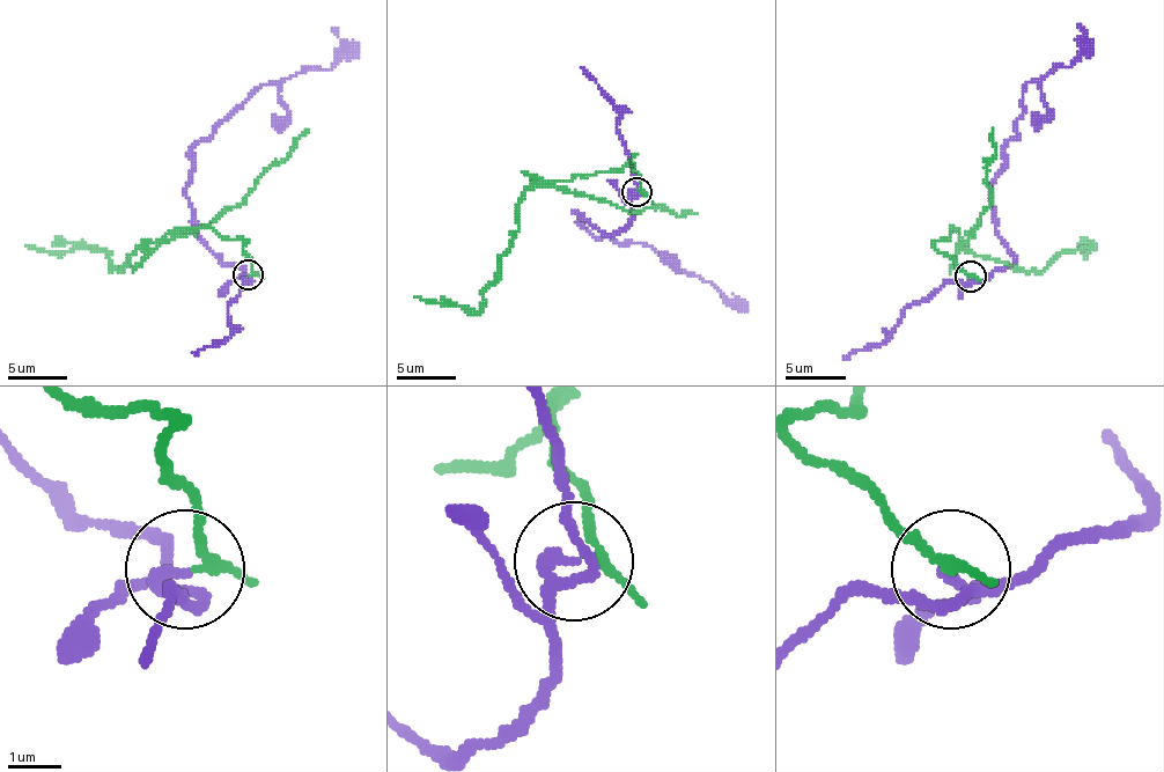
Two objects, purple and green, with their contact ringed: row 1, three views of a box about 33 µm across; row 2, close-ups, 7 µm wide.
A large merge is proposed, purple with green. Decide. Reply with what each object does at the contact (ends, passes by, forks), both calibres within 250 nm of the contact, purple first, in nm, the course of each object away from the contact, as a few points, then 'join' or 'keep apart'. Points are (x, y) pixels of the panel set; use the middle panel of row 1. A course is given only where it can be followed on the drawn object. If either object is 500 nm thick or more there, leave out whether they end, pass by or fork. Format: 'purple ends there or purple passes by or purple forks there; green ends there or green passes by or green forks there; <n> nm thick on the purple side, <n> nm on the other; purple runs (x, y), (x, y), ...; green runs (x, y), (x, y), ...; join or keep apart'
purple passes by; green passes by; 190 nm thick on the purple side, 150 nm on the other; purple runs (638, 192), (632, 219), (611, 234), (575, 213), (596, 237), (646, 243), (717, 287), (729, 306), (721, 296); green runs (638, 190), (634, 156), (619, 169), (575, 175), (530, 186), (518, 204), (518, 228), (477, 311), (414, 296); keep apart

